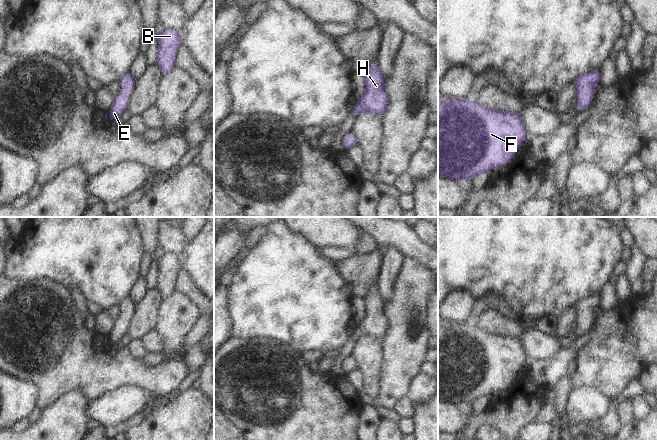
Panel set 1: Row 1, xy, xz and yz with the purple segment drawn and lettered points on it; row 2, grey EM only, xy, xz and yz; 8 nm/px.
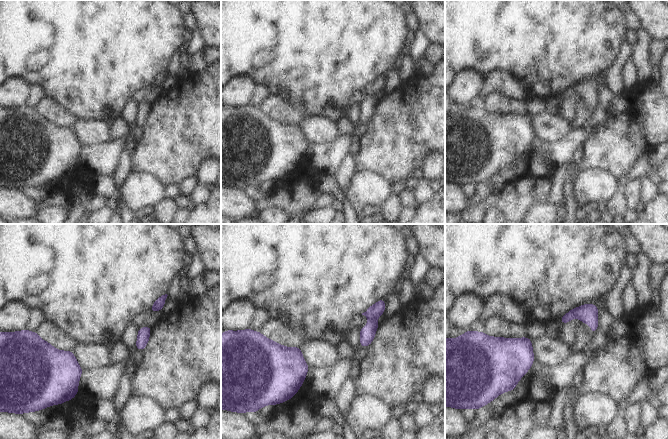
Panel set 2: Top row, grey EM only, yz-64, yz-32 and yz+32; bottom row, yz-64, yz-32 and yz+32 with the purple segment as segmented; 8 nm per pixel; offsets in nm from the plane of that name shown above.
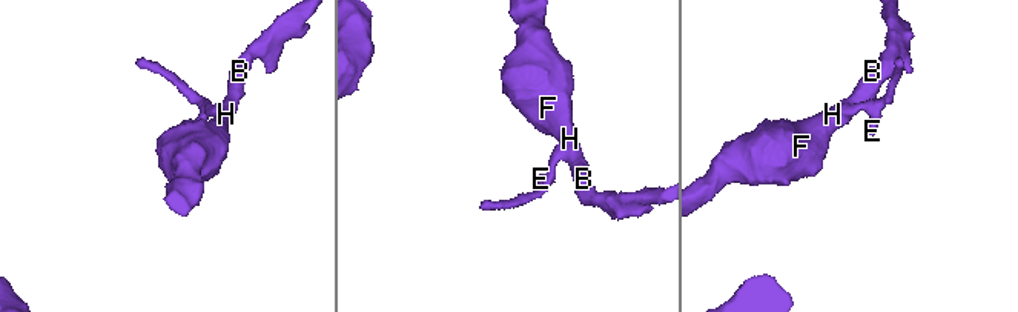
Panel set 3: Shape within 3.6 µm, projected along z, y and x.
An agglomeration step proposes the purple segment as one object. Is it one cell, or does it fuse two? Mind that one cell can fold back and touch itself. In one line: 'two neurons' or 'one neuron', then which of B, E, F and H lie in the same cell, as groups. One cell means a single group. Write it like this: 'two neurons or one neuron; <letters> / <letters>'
one neuron; B E F H

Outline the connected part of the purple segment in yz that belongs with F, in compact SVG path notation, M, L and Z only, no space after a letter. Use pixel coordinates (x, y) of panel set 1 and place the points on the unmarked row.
M444 321L438 330L438 400L455 405L471 404L480 397L507 388L514 381L527 359L521 343L521 336L494 334L465 322L450 324Z

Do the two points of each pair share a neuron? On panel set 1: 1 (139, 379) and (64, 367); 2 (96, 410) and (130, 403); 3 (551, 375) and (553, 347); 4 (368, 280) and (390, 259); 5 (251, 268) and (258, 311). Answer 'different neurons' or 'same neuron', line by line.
1: same neuron
2: same neuron
3: different neurons
4: different neurons
5: same neuron

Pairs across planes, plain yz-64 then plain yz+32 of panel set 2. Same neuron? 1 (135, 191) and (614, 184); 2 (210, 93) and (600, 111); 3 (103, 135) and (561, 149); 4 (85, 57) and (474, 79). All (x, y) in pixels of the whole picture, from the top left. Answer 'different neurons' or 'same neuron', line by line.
1: same neuron
2: different neurons
3: different neurons
4: different neurons

